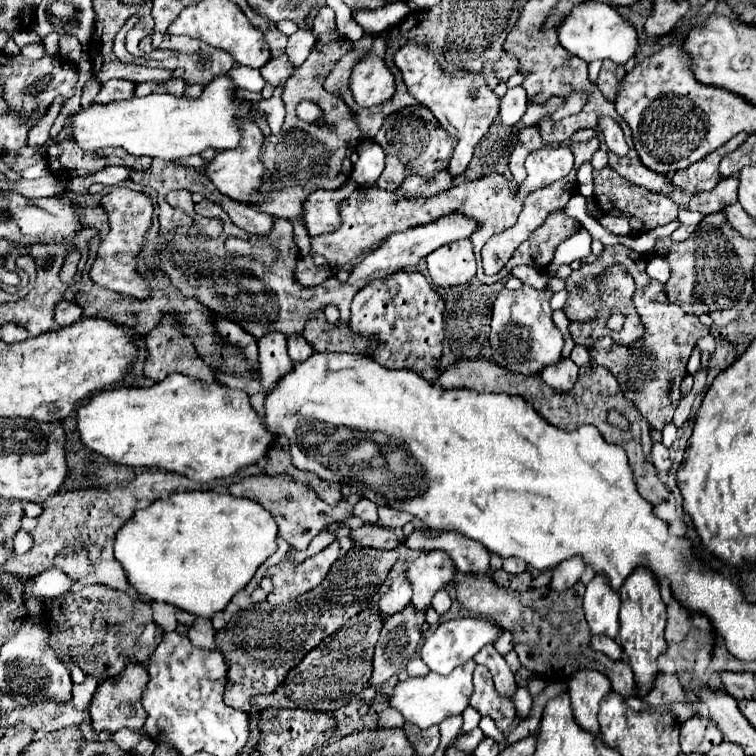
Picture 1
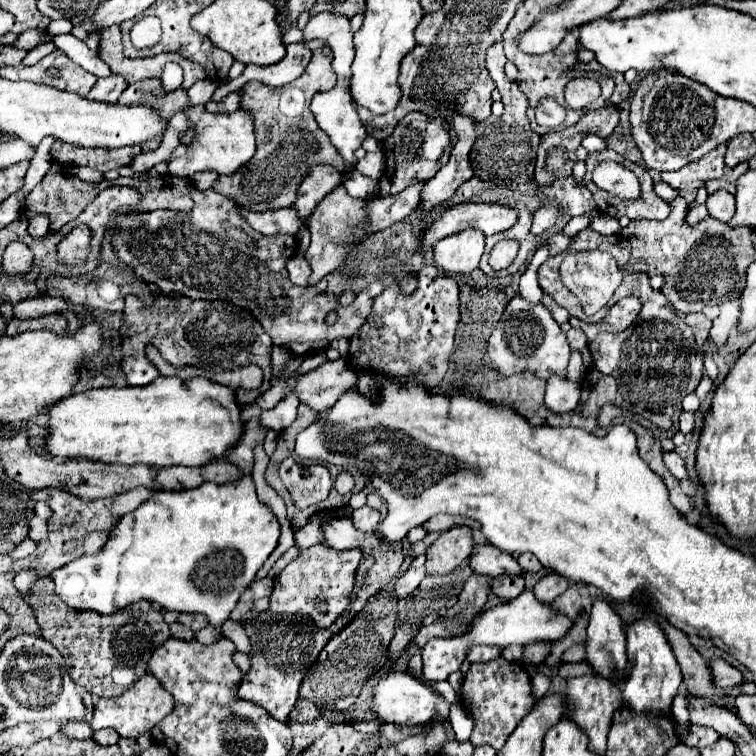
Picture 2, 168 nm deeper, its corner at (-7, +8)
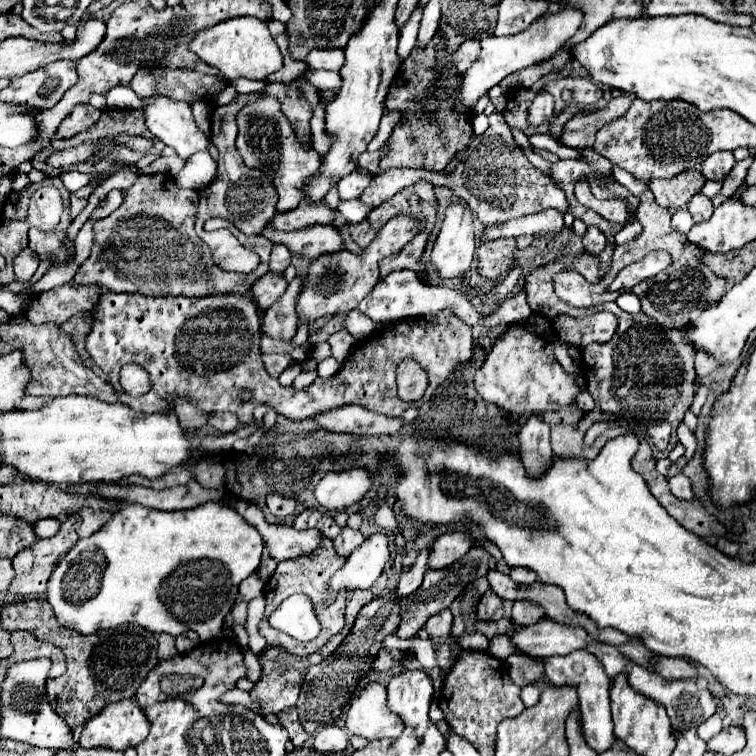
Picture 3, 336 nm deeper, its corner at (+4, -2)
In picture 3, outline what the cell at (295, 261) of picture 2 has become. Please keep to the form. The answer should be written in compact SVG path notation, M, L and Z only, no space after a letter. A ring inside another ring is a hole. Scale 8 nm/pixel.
M269 272L269 274L265 274L261 280L257 280L257 284L253 284L251 294L253 294L253 298L257 300L259 308L267 310L273 302L277 302L277 300L283 296L283 292L287 290L287 286L289 286L289 284L287 284L287 280L285 280L283 274L273 274L273 272Z

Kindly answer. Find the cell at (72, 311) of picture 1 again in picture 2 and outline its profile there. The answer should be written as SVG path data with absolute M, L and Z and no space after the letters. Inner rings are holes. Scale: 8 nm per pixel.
M38 296L32 300L22 300L14 306L14 318L34 318L40 314L52 314L52 312L64 312L70 308L62 298L52 298L52 296Z

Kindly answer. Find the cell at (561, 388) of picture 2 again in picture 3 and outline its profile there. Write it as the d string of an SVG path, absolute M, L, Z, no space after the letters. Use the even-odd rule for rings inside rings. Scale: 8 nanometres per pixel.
M531 414L519 432L519 454L531 476L539 476L551 464L551 446L549 446L551 424L545 422L539 414Z

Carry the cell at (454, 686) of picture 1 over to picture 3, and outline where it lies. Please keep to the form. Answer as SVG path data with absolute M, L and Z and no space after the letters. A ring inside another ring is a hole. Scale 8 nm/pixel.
M371 682L353 702L345 716L345 726L351 734L367 740L399 738L405 730L403 720L387 706L387 688Z

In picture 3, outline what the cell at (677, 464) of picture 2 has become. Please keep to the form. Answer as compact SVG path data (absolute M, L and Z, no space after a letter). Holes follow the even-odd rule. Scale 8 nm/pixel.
M677 474L677 476L669 478L669 490L681 500L693 500L691 482L689 482L689 478L685 474Z

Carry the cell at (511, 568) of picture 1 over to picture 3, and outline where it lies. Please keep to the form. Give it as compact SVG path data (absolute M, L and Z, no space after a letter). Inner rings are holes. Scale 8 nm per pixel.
M511 568L509 576L511 576L511 580L521 582L521 584L531 584L537 580L537 574L533 570L525 570L525 568Z

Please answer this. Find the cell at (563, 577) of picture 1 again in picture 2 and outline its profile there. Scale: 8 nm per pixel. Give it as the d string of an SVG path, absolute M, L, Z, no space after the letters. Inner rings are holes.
M546 574L544 578L540 578L536 582L534 596L542 604L552 604L560 594L564 594L564 590L568 590L568 580L566 578L558 576L558 574Z

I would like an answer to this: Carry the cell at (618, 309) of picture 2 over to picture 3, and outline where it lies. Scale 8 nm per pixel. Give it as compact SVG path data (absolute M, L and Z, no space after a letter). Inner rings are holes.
M597 312L585 318L557 316L553 320L553 330L565 344L583 348L591 342L609 342L617 330L617 324L617 316L611 312Z

